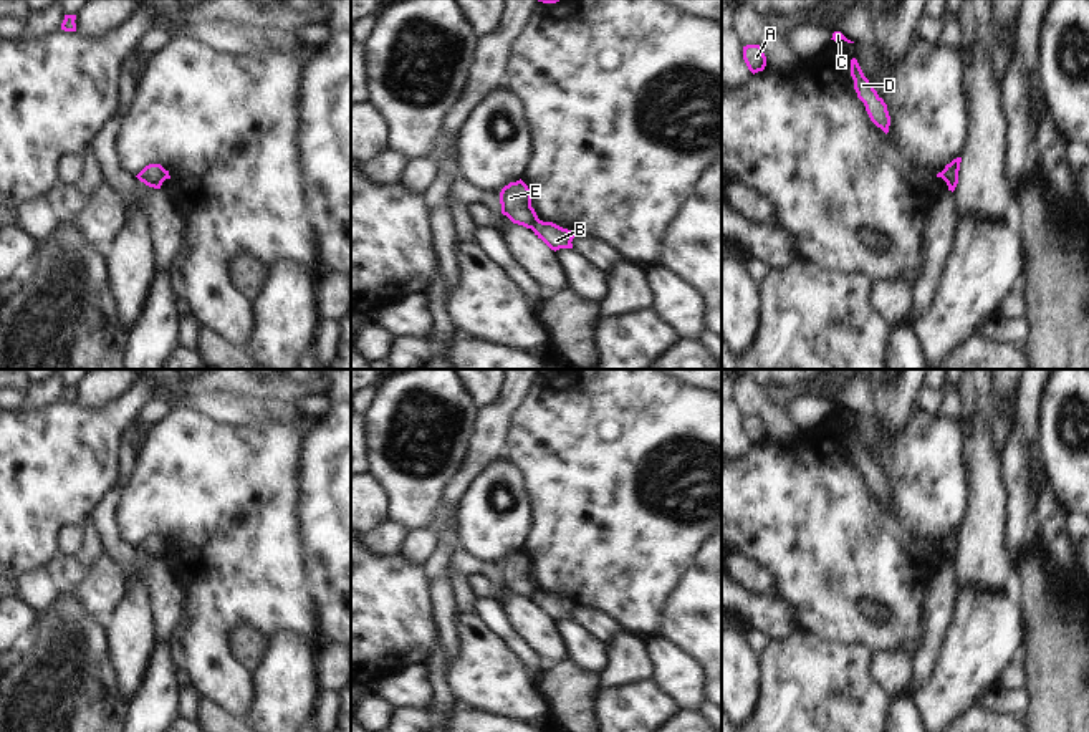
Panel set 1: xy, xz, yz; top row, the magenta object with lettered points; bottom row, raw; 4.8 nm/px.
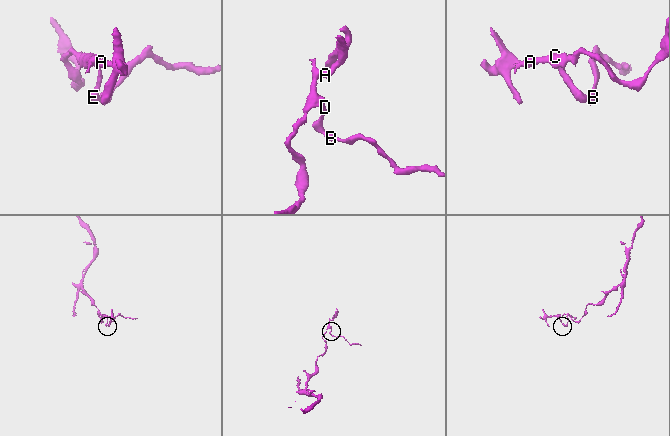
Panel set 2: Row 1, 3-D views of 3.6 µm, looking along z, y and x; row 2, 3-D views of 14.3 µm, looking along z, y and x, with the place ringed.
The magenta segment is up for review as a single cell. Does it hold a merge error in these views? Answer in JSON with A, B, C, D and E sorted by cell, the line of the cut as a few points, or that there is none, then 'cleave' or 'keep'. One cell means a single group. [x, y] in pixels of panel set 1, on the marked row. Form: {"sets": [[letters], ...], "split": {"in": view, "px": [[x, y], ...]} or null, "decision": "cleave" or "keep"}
{"sets": [["A", "C", "D", "E"], ["B"]], "split": {"in": "xz", "px": [[537, 217], [530, 227]]}, "decision": "cleave"}

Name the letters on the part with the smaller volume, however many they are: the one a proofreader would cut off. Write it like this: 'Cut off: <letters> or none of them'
Cut off: B

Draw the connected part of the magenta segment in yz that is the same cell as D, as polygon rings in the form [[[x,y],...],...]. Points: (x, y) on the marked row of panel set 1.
[[[856,58],[851,60],[851,76],[854,79],[857,98],[864,103],[871,121],[887,134],[890,126],[887,104],[864,76]]]

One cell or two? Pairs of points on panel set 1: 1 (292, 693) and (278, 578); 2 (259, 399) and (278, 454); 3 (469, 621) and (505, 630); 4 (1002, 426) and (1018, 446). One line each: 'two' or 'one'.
1: two
2: two
3: two
4: two

